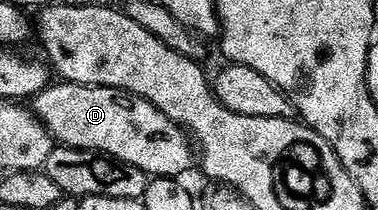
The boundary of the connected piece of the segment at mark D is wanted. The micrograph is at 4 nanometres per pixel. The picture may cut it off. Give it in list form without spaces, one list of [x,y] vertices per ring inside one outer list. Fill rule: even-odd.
[[[55,82],[34,97],[33,111],[60,145],[90,152],[104,152],[106,156],[133,162],[133,166],[145,170],[148,177],[179,178],[184,175],[182,172],[187,172],[191,168],[193,144],[188,133],[165,114],[161,114],[161,110],[157,110],[150,102],[133,96],[130,92],[121,92],[118,88],[88,88],[85,84]]]

